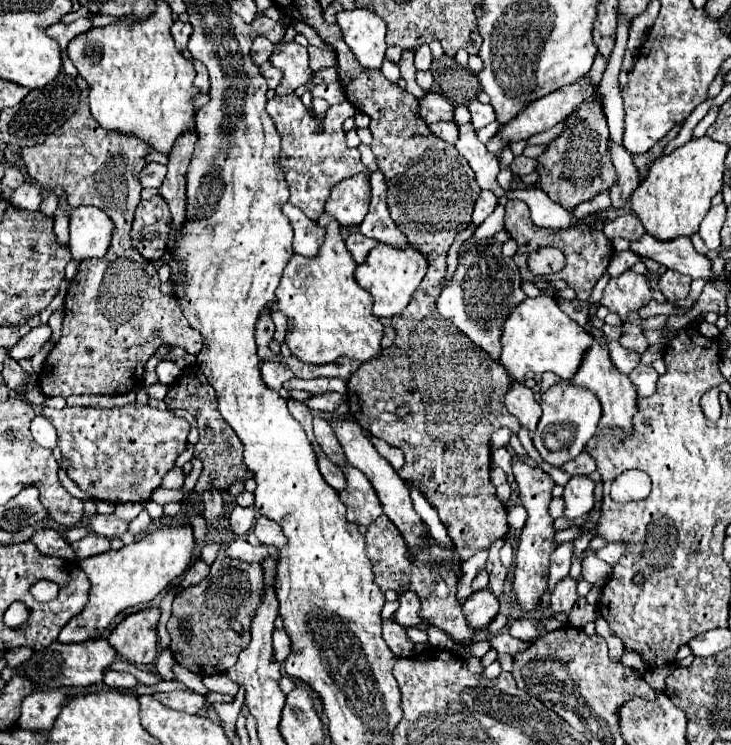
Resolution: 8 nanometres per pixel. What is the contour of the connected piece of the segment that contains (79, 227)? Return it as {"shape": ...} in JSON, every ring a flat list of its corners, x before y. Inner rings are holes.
{"shape":[[81,205,71,209,69,231,71,231,71,241,69,241,71,255,73,259,83,261,89,257,105,255,111,241,113,223,105,215,105,211,93,205]]}

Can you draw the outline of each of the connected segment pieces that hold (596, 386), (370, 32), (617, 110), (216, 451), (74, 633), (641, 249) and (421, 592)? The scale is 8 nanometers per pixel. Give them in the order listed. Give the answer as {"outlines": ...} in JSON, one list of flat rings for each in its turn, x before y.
{"outlines":[[[593,341,591,349,587,351,579,371,573,375,571,379,573,385,577,387,585,387,589,391,593,391,597,395,597,399,601,401,601,407,603,407,603,415,599,419,599,425,597,425,597,437,605,431,605,429,619,429,623,433,631,433,633,431,633,417,637,413,637,393,635,393,635,387,631,385,629,377,619,373,611,359,609,359,609,353,607,353,607,345,605,343,599,343,599,341]],[[367,9,339,11,337,25,341,27,345,43,363,67,379,69,385,55,385,23,379,15]],[[619,19,613,55,609,55,607,59,607,69,597,89,601,95,601,109,607,117,609,131,617,143,621,143,621,137,623,137,623,97,619,89,619,71,621,71,623,53,627,49,627,37,629,37,629,21]],[[197,363,185,367,181,371,181,375,177,377,177,381,173,385,169,385,165,405,173,407,173,409,185,409,197,421,199,441,195,445,195,457,203,463,201,477,199,477,199,481,195,485,197,495,201,495,201,491,205,491,209,487,217,487,217,491,225,493,229,485,237,483,237,479,243,479,243,483,253,479,253,473,243,463,241,441,237,439,237,435,233,435,233,429,221,419,221,413,217,411,215,389,209,385,209,381,205,379,205,375,203,375,201,367,197,367]],[[161,525,159,529,147,533,143,539,119,549,107,551,83,559,79,567,87,573,91,581,89,603,75,615,59,633,59,643,81,643,85,639,97,639,105,627,127,607,143,605,161,593,167,585,177,581,191,563,191,553,195,547,191,525]],[[645,233,637,241,631,241,631,251,693,279,715,279,709,257,697,253,689,237,677,237,669,243,661,243,661,239,653,239,653,235]],[[381,515,373,525,367,527,365,533,365,547,367,557,373,565,375,583,381,591,415,591,421,599,421,619,425,623,431,623,443,631,453,641,459,643,471,643,477,631,473,631,461,611,461,605,455,599,457,593,457,579,461,571,461,561,457,557,455,549,445,549,437,541,433,541,433,547,417,547,417,555,409,559,409,547,405,547,405,539,401,539,401,533,393,523,389,523,387,515]]]}

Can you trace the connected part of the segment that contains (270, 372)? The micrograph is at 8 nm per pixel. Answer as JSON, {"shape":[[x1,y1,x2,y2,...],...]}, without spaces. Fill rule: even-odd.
{"shape":[[267,361,261,365,261,375,263,375,265,385,273,391,281,391,283,383,295,379,293,371,285,363,273,363,273,361]]}

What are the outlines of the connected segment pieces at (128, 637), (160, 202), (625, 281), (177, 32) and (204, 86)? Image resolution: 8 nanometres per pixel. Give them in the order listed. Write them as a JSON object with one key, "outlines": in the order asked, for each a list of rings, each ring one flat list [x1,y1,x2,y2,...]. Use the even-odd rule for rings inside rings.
{"outlines":[[[149,607,137,613,127,615,109,635,109,643,117,649,117,653,135,663,135,665,149,665,155,661,159,653,159,607]],[[155,195,149,201,141,201,135,211,135,221,131,227,133,247,137,247,137,251,147,261,161,259,169,239,171,229,169,225,171,225,171,213,161,195]],[[627,269,623,275,609,279,603,291,601,305,605,305,609,311,625,319,629,311,637,311,639,307,647,305,651,299,653,297,651,297,651,287,647,285,647,277,635,273,633,269]],[[179,19,173,23,173,39,175,39,175,45,177,45,179,51,183,51,183,49,187,47,189,35,193,33,191,29,193,29,191,23,183,23,183,21,179,21]],[[193,61,197,77,195,77,195,87,199,89,199,93,207,93,209,91,209,75,207,75,207,67,199,61]]]}

